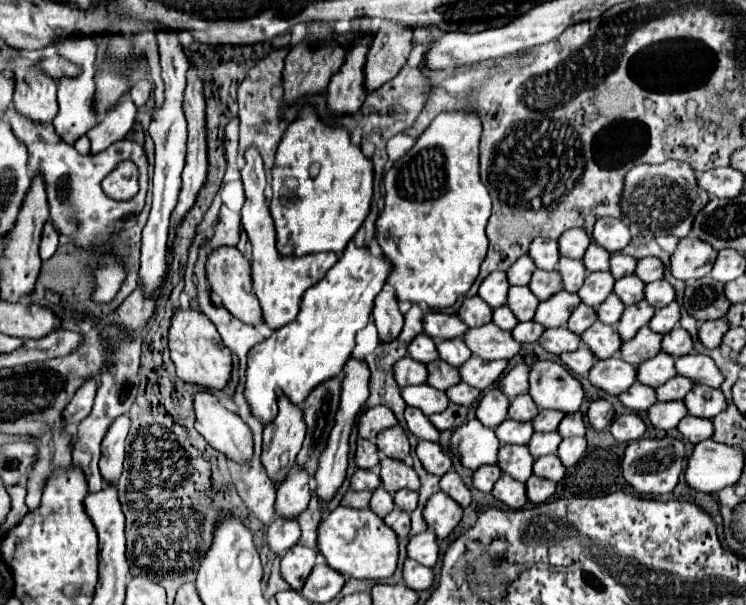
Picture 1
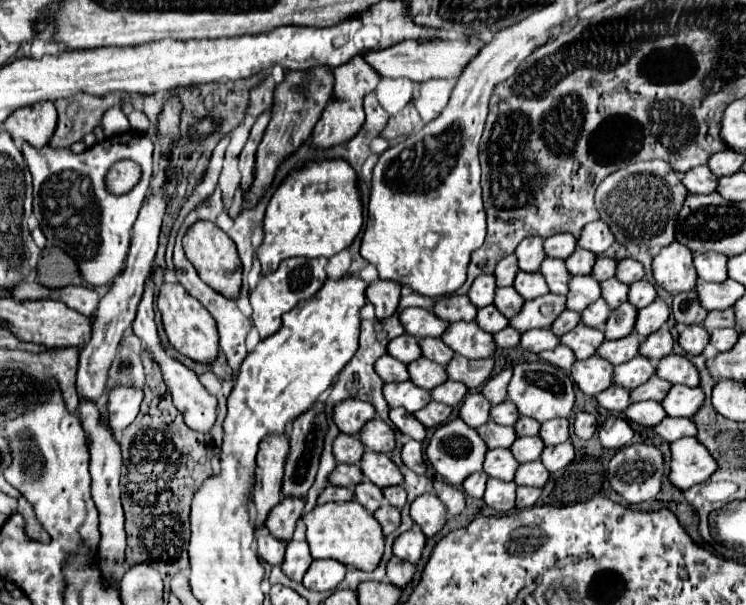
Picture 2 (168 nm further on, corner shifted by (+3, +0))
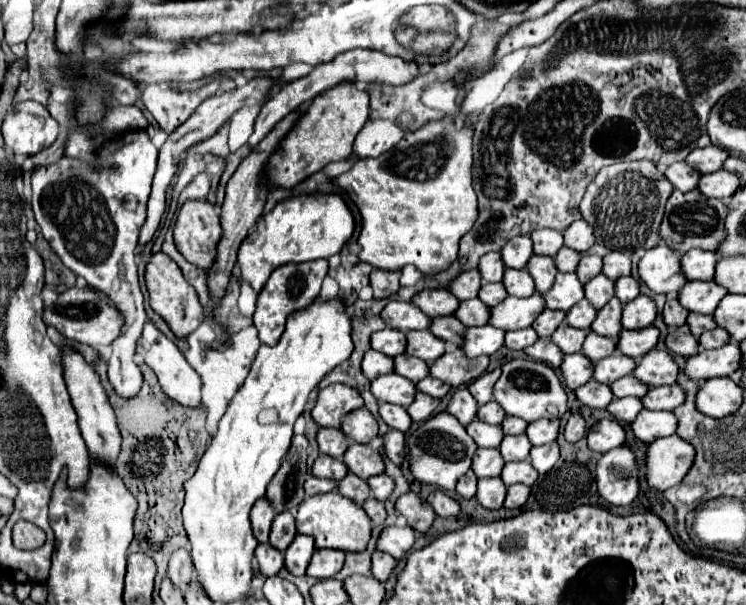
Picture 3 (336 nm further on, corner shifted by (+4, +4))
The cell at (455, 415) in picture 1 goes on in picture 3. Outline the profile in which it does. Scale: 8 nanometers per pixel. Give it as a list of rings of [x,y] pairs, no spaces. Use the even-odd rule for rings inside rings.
[[[416,393],[414,403],[408,407],[408,415],[414,423],[422,423],[434,415],[434,409],[438,407],[438,401],[434,397],[428,397],[424,393]]]

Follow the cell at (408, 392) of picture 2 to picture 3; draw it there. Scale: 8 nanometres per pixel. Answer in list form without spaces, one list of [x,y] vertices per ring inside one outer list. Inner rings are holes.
[[[396,373],[382,375],[372,381],[370,385],[372,395],[382,403],[394,403],[400,407],[408,407],[410,401],[414,401],[416,385],[412,381],[406,381],[406,377],[398,377]]]

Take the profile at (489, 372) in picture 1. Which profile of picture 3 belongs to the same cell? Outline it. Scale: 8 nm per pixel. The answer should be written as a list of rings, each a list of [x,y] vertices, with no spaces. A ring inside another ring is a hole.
[[[452,349],[432,363],[430,375],[440,381],[446,381],[456,389],[480,377],[486,371],[486,367],[488,367],[488,357],[468,359],[468,357],[462,357],[460,349]]]

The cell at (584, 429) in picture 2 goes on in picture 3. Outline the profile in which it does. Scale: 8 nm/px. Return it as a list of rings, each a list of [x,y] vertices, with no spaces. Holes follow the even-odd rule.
[[[572,415],[570,419],[568,419],[568,423],[566,423],[566,429],[564,429],[564,439],[568,441],[568,443],[576,443],[576,441],[580,441],[582,437],[584,437],[584,433],[586,433],[586,429],[584,429],[584,419],[582,419],[582,415]]]

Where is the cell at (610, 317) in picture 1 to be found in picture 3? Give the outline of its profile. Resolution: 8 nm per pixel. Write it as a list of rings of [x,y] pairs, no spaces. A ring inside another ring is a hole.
[[[586,299],[578,301],[574,307],[570,307],[566,311],[566,323],[576,329],[588,329],[592,325],[594,317],[596,317],[596,311],[592,305],[588,305]]]

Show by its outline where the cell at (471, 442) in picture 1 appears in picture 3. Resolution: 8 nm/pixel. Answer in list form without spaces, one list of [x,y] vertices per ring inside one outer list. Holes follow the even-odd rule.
[[[442,411],[434,417],[430,417],[428,421],[420,423],[418,429],[414,429],[406,437],[406,449],[408,449],[410,473],[414,475],[414,479],[418,479],[420,483],[436,485],[444,491],[454,491],[456,481],[470,469],[476,445],[468,437],[466,427],[458,425],[458,421],[454,421],[454,417],[450,417],[450,413]]]

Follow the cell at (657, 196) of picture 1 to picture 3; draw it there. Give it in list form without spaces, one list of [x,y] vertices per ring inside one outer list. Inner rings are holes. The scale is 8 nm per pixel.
[[[626,161],[602,169],[588,185],[580,203],[582,219],[594,229],[596,241],[610,251],[652,249],[658,243],[658,227],[662,221],[666,199],[674,187],[666,183],[652,161]]]

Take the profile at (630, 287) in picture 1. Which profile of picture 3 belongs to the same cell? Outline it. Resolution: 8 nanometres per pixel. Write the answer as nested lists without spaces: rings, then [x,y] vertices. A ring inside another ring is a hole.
[[[596,275],[592,281],[584,285],[584,297],[590,301],[594,309],[600,309],[602,305],[606,305],[606,301],[614,297],[614,283],[608,277]]]

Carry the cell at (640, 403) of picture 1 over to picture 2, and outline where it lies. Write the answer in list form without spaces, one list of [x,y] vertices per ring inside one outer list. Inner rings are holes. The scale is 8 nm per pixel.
[[[611,385],[611,389],[599,393],[597,401],[603,409],[613,411],[613,413],[623,413],[627,409],[627,405],[633,403],[631,395],[629,395],[629,389],[623,389],[619,385]]]

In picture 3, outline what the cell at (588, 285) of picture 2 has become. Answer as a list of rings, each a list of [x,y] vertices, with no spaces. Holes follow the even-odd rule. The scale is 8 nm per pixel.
[[[558,273],[554,285],[546,293],[542,293],[542,297],[546,309],[566,311],[570,309],[570,305],[576,305],[580,299],[584,299],[584,285],[580,285],[574,273]]]

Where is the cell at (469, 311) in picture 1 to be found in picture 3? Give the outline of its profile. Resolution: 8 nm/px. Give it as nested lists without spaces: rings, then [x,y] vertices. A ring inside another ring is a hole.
[[[424,289],[412,297],[412,303],[420,307],[428,317],[452,315],[458,307],[458,299],[448,289]]]

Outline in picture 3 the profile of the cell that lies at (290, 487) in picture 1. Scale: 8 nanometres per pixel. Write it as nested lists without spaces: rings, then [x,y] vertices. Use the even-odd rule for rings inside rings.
[[[280,513],[276,515],[272,529],[270,529],[270,545],[278,551],[286,551],[290,541],[296,535],[296,525],[294,525],[294,517],[290,513]]]

